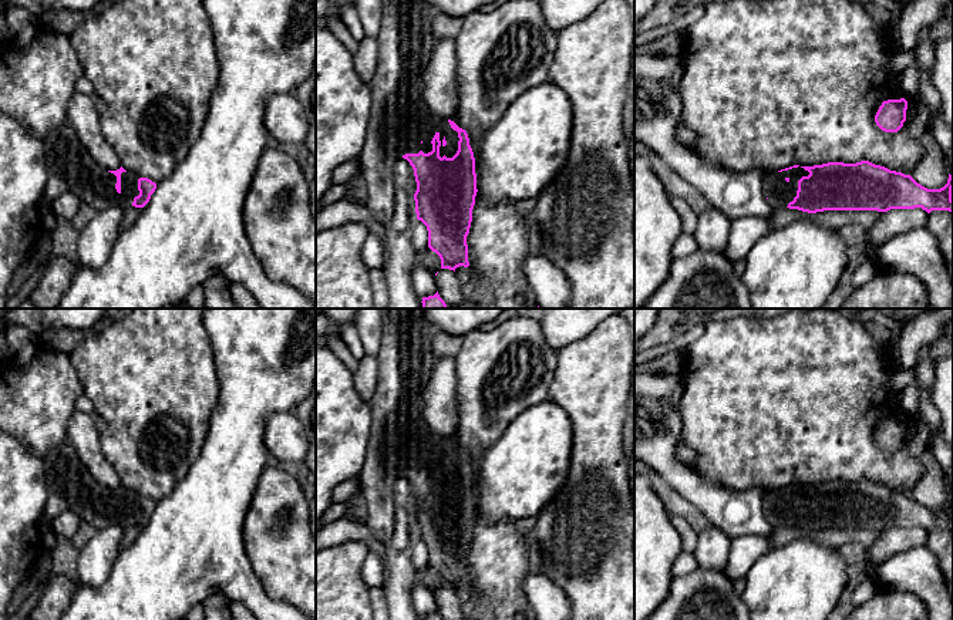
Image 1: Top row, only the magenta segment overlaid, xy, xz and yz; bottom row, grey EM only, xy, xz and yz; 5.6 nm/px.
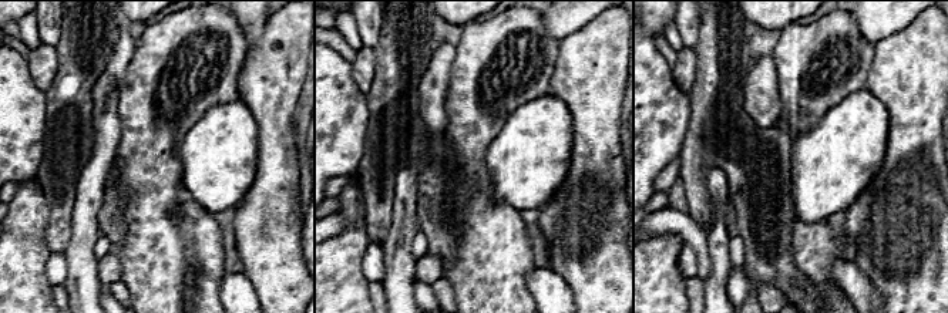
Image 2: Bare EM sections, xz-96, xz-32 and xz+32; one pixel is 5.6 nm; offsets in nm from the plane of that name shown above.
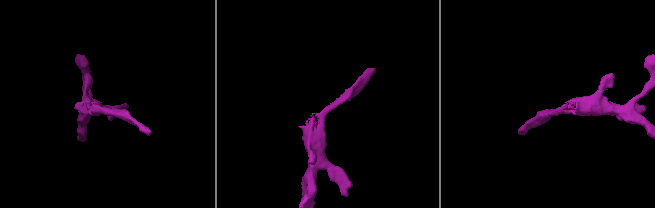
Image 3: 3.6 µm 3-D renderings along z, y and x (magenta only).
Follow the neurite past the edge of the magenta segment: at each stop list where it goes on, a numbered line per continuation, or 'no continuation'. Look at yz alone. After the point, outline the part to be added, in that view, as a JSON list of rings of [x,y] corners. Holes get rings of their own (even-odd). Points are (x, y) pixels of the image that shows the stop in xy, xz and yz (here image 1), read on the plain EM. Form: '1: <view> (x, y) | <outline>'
1: yz (780, 511) | [[[792,486],[782,491],[770,491],[762,501],[762,509],[772,526],[787,526],[794,519],[798,509],[798,499],[808,495],[804,486]]]

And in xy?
1: xy (71, 488) | [[[68,439],[50,449],[43,465],[48,492],[44,515],[50,522],[63,512],[74,512],[95,529],[125,528],[139,513],[139,496],[129,491],[121,492],[121,511],[117,511],[117,495],[92,478]]]

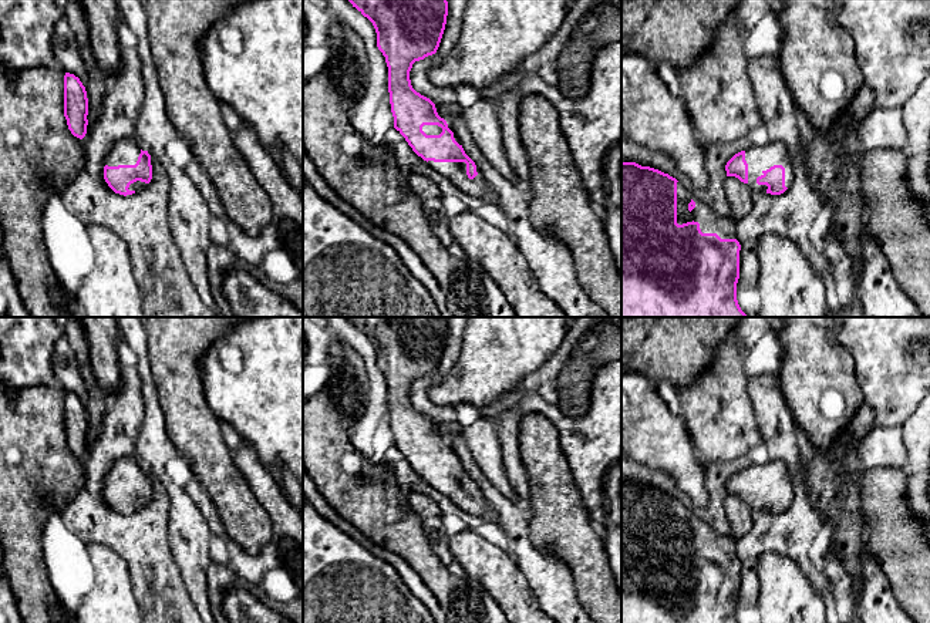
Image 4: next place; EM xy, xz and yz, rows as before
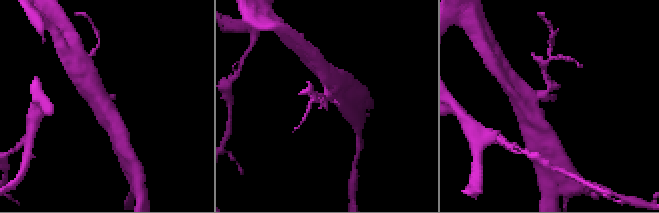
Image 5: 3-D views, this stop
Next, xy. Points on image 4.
1: xy (125, 471) | [[[128,455],[117,461],[111,467],[109,472],[105,476],[105,484],[108,485],[135,484],[139,472],[141,472],[139,465],[131,455]]]

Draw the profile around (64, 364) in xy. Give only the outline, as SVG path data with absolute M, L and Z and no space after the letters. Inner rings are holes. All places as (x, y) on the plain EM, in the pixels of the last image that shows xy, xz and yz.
M63 336L54 346L51 358L53 373L65 391L74 393L85 405L88 401L88 388L80 374L75 353L67 339Z

